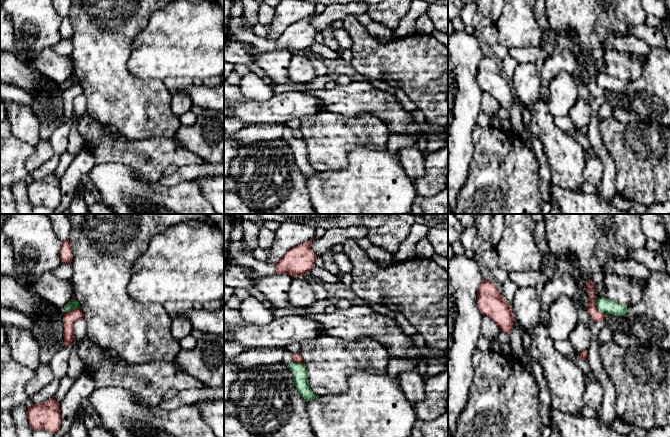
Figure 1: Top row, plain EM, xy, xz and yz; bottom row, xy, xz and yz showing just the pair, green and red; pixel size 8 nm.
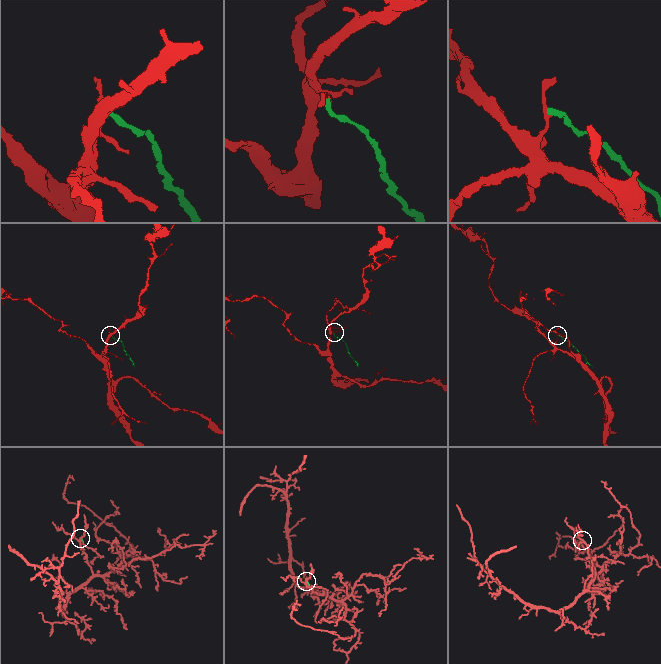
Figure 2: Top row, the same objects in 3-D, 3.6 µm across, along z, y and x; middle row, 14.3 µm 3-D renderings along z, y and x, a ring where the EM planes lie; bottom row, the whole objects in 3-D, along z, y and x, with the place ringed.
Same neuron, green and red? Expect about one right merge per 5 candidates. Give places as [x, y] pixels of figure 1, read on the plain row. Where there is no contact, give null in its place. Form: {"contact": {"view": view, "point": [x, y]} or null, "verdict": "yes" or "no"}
{"contact": {"view": "yz", "point": [597, 84]}, "verdict": "no"}

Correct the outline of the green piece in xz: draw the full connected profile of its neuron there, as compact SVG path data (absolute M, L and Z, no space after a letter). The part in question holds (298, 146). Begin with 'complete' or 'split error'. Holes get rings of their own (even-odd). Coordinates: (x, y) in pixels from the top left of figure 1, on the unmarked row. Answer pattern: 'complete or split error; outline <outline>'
complete; outline M291 138L288 141L289 146L291 147L294 160L300 169L300 171L306 176L311 177L313 175L317 175L318 171L316 171L308 161L307 157L307 145L305 140Z

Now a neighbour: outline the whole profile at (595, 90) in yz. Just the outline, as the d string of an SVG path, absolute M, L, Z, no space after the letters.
M591 56L588 57L586 61L587 70L589 72L589 79L587 82L587 87L591 93L591 95L595 98L599 98L605 95L605 90L600 88L596 83L596 70L594 60Z

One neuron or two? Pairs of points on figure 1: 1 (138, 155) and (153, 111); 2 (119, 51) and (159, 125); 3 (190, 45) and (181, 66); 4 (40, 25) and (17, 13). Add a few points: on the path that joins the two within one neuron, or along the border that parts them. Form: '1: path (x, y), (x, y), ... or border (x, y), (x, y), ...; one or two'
1: border (120, 133), (130, 139), (166, 138); two
2: path (119, 69), (119, 85), (141, 107); one
3: path (185, 50), (181, 54), (181, 61); one
4: path (34, 19), (28, 13), (23, 13); one

